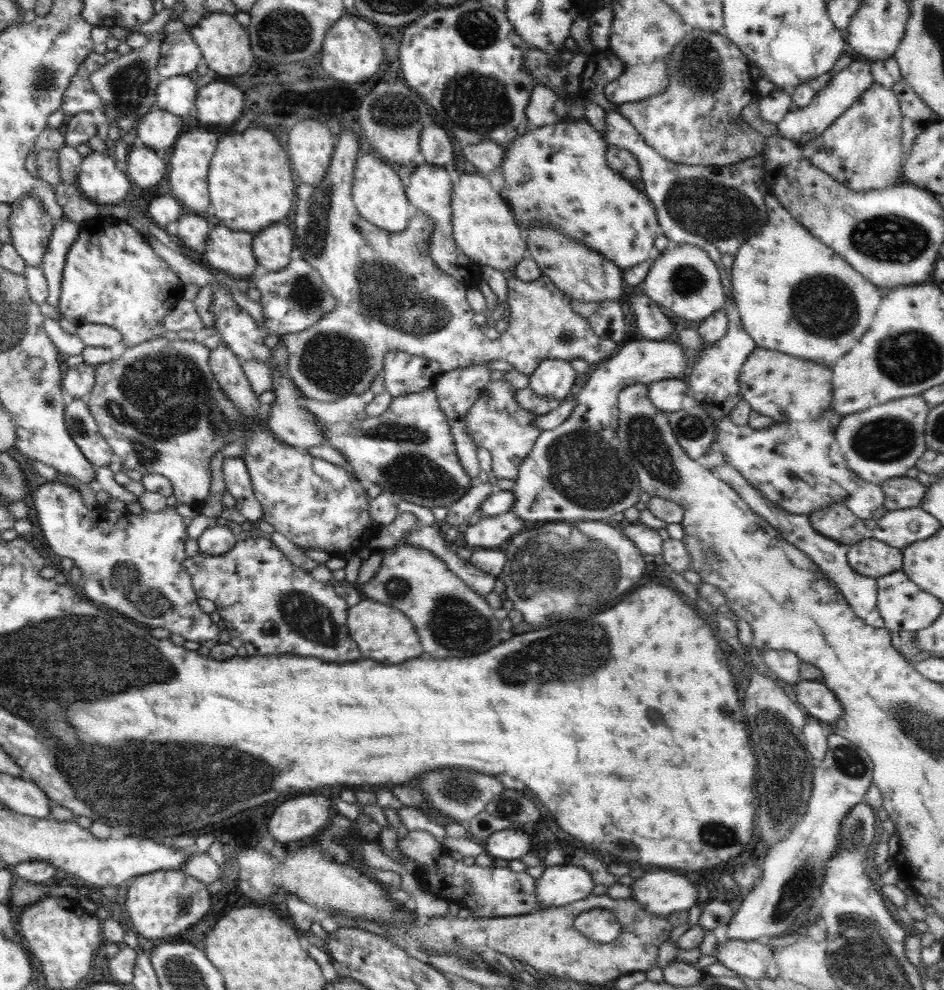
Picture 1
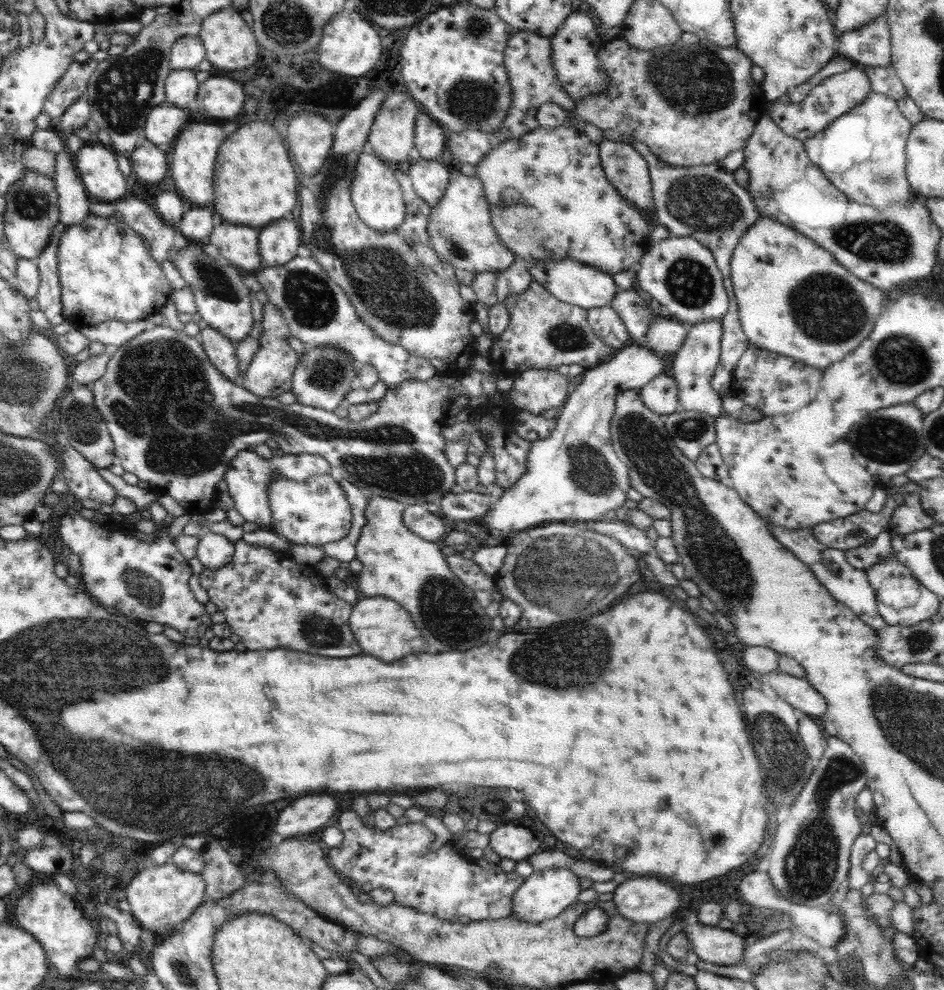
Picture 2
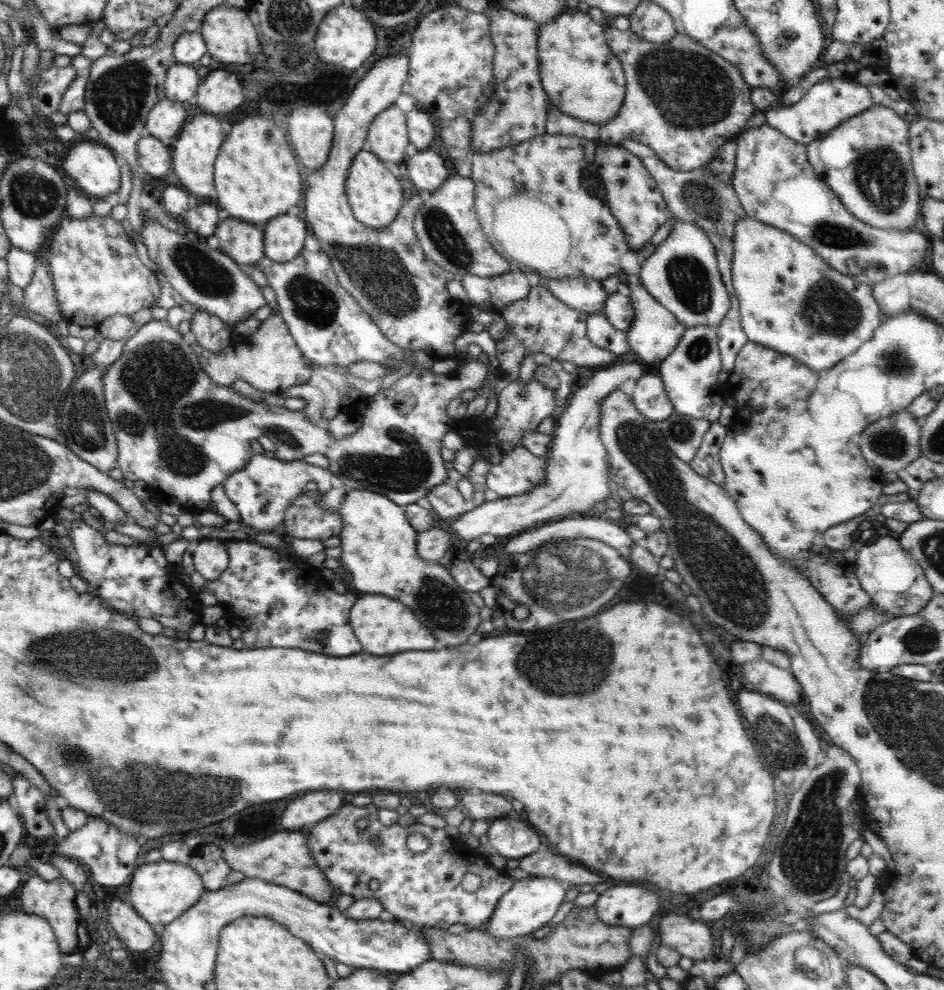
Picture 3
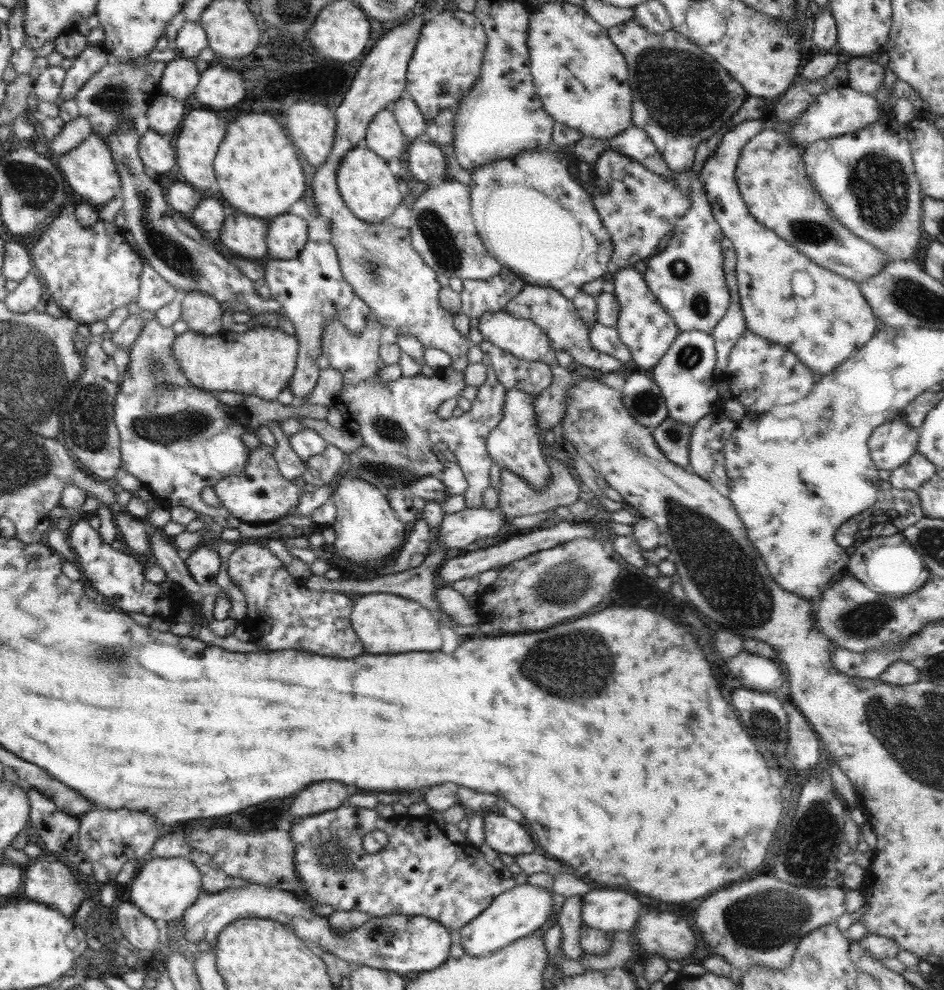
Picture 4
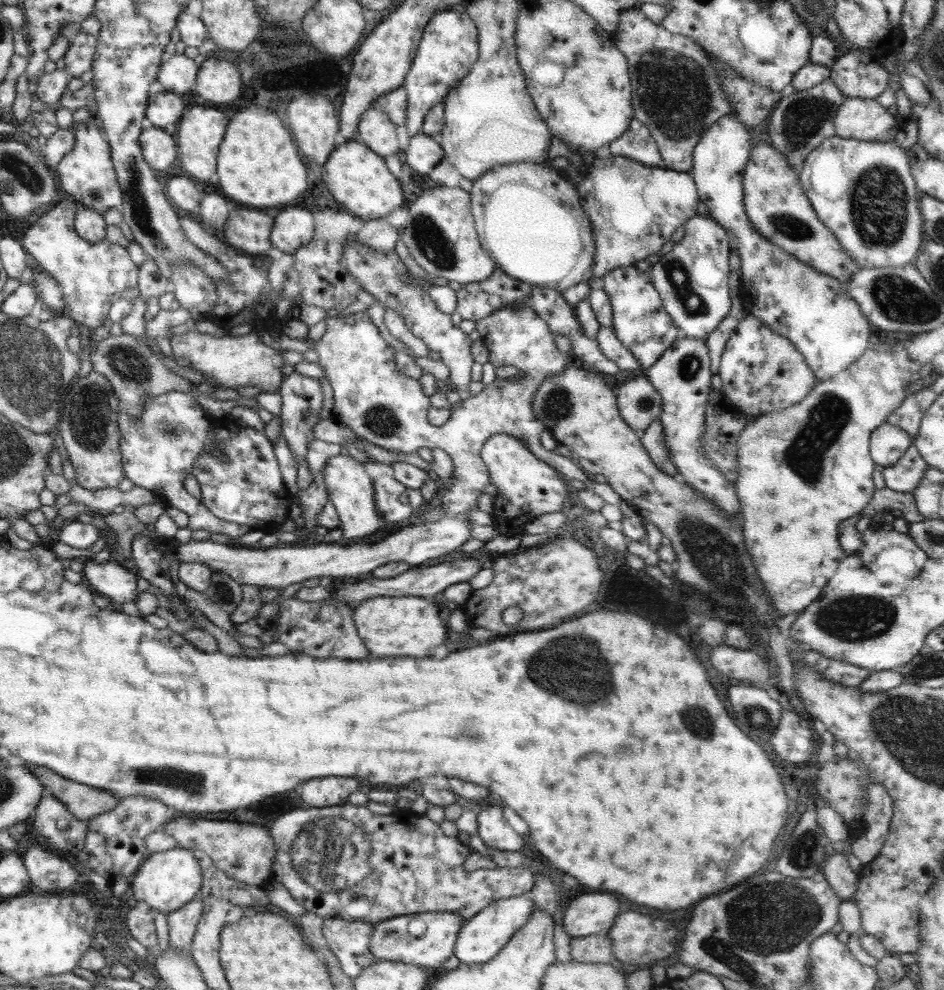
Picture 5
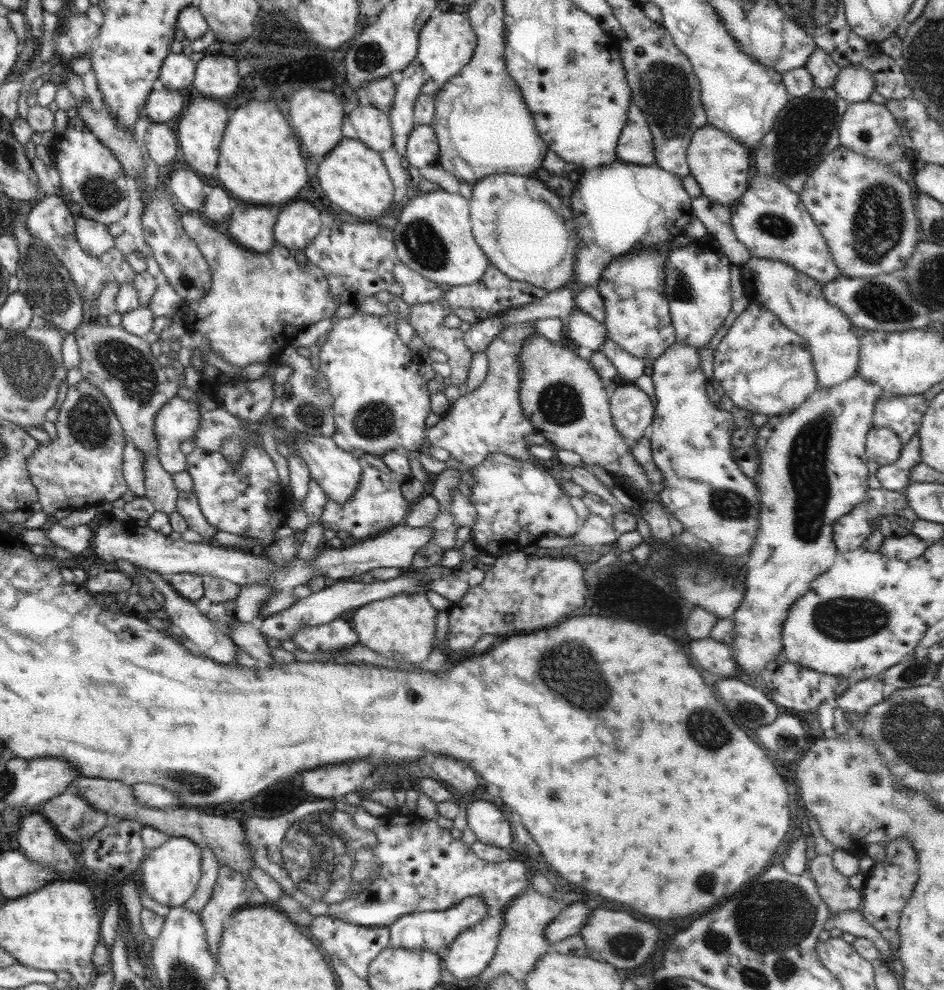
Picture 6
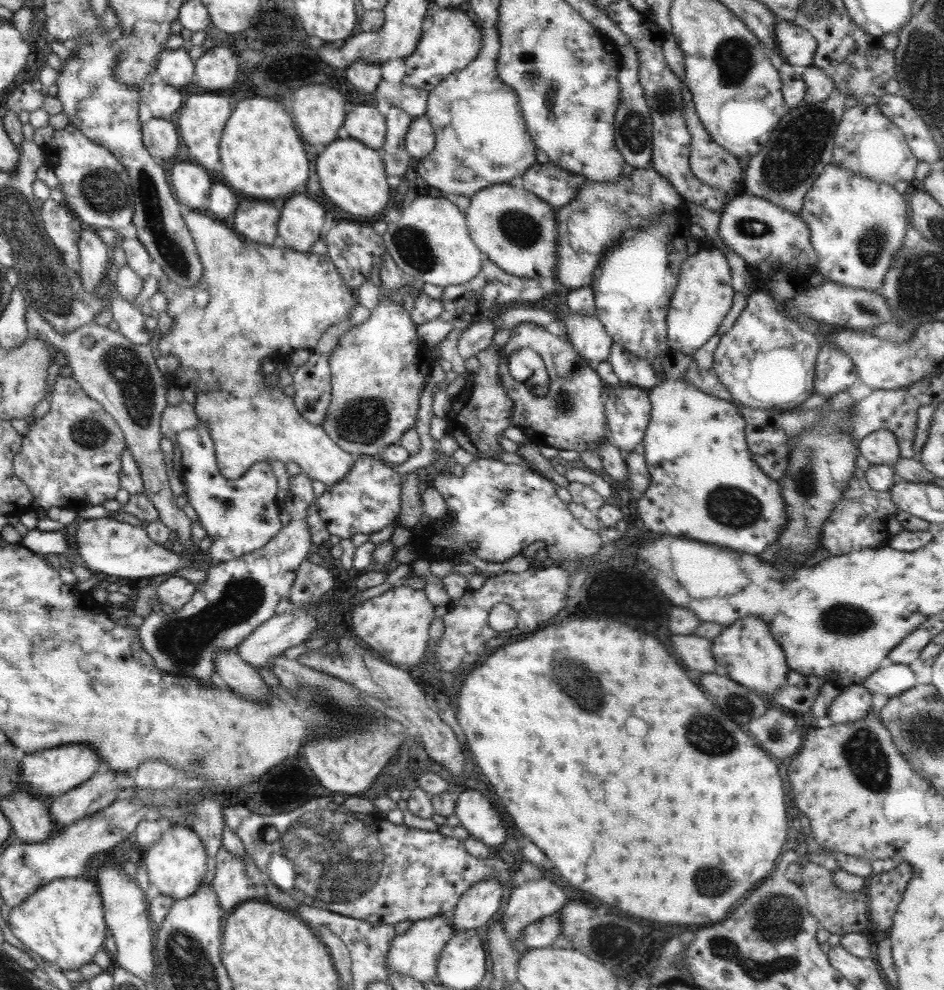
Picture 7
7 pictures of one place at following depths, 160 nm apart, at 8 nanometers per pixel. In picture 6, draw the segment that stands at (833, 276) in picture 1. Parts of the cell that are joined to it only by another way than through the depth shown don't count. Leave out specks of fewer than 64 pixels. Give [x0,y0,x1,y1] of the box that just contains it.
[686,125,861,387]

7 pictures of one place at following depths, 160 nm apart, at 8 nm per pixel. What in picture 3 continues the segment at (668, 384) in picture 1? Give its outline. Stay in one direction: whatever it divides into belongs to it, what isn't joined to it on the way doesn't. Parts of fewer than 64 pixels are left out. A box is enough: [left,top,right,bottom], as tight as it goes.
[631,374,676,422]

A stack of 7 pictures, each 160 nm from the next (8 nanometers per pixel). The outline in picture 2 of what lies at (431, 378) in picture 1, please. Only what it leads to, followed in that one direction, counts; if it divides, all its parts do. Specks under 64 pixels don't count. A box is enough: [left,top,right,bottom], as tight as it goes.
[252,256,437,388]

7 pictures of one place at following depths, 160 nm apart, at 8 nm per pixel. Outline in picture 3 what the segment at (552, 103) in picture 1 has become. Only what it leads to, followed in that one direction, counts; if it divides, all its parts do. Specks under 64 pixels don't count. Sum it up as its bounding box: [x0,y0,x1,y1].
[545,27,756,172]

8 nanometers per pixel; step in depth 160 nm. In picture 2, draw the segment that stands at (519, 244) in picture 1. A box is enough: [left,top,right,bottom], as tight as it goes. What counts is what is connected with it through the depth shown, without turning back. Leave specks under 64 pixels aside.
[427,174,518,274]

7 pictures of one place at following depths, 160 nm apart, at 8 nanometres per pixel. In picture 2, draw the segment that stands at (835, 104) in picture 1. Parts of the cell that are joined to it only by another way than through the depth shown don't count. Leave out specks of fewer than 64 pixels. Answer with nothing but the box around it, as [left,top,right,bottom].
[764,65,871,142]

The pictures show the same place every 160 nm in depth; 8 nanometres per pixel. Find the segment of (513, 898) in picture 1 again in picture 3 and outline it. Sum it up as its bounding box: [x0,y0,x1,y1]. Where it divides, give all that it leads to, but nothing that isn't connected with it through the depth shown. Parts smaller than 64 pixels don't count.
[303,803,514,929]

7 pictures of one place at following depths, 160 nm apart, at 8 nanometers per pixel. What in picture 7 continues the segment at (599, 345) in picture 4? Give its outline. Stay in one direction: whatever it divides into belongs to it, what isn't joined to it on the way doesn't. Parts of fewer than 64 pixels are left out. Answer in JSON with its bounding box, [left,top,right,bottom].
[608,343,662,390]

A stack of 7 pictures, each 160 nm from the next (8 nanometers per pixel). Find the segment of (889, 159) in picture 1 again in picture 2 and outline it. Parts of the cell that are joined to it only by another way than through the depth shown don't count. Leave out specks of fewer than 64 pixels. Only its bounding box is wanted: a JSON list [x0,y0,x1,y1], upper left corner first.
[803,91,914,212]

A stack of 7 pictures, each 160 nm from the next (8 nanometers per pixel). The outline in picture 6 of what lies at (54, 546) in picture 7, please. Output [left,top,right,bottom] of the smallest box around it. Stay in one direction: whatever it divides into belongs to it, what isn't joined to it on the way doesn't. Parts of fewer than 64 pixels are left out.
[45,522,94,553]

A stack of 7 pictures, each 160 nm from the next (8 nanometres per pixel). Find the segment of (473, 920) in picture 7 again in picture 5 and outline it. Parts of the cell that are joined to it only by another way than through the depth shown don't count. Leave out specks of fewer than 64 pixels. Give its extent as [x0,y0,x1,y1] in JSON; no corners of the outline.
[369,912,463,973]

